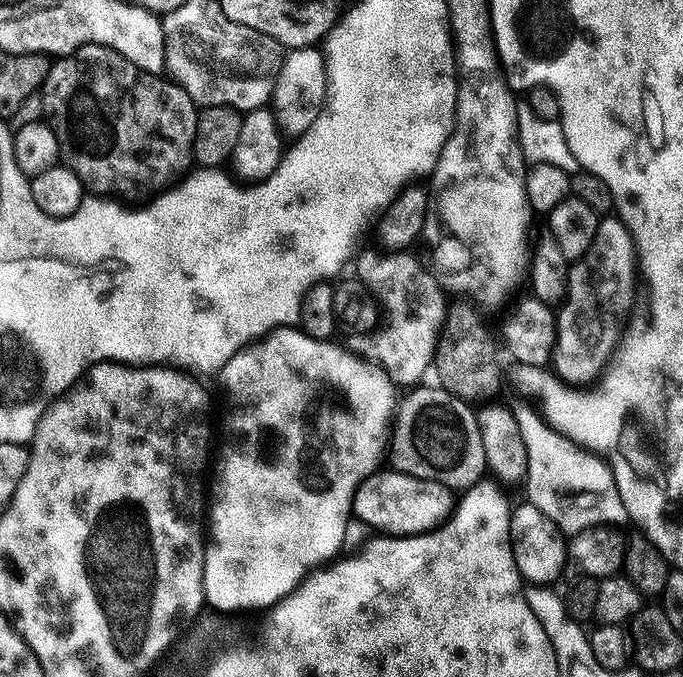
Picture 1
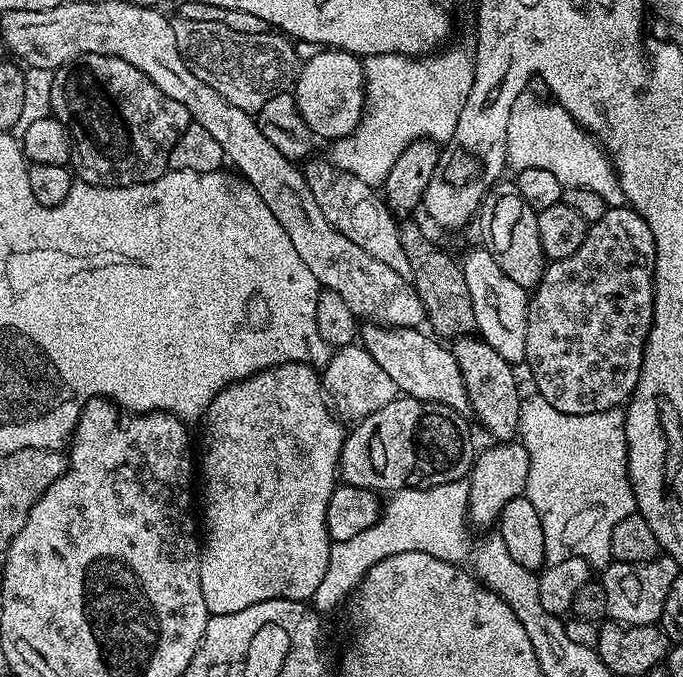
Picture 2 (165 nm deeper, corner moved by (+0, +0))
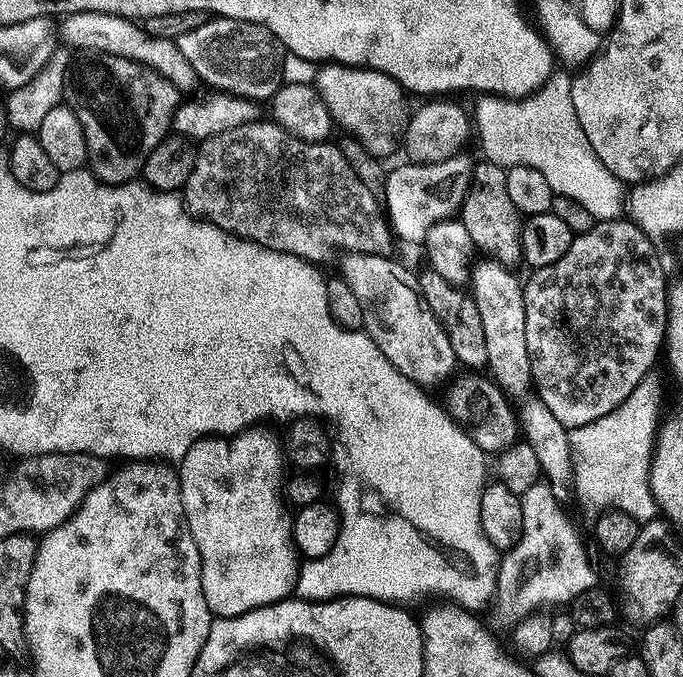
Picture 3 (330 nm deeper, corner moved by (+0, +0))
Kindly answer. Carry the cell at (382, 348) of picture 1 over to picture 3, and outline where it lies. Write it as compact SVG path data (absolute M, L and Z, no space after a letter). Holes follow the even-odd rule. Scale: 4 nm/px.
M268 118L252 120L246 125L236 126L228 132L214 134L205 139L199 145L194 170L190 170L190 178L184 183L182 199L193 216L207 220L210 224L217 224L226 233L240 236L243 240L252 240L255 244L261 244L270 250L300 256L304 260L320 262L324 256L324 248L341 248L341 253L344 254L359 250L371 256L391 257L393 255L392 240L394 241L394 233L385 213L382 211L381 201L374 194L370 194L370 190L366 190L366 186L362 186L358 174L354 174L354 170L350 170L350 162L346 162L346 158L340 153L339 147L332 142L307 144L304 140L294 138L286 130L282 130L282 126L278 126Z

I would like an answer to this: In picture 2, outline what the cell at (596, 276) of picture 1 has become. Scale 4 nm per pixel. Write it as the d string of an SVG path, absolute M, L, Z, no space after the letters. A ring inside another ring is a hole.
M627 206L609 207L608 212L602 214L602 218L598 218L598 222L588 225L586 242L582 242L582 246L578 246L578 250L574 250L574 254L570 254L570 258L551 261L545 267L544 276L531 293L528 305L526 368L532 371L532 380L536 383L535 391L539 396L546 398L546 402L550 402L550 406L554 406L554 410L562 410L562 414L594 414L602 410L621 407L631 397L640 377L644 361L644 347L648 341L648 331L652 329L652 307L655 297L656 243L650 226L646 226L644 219L632 208Z

